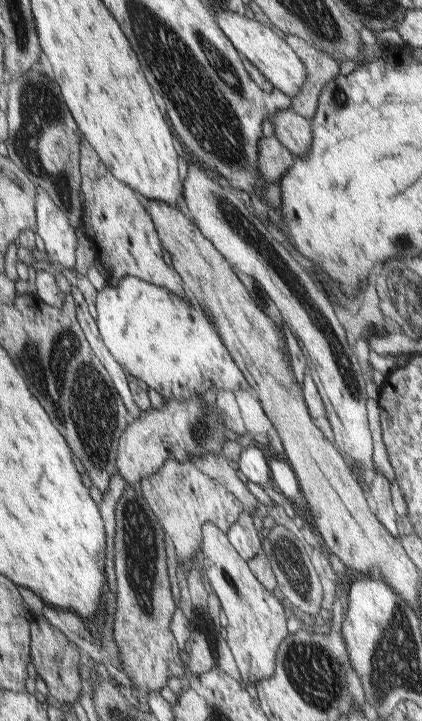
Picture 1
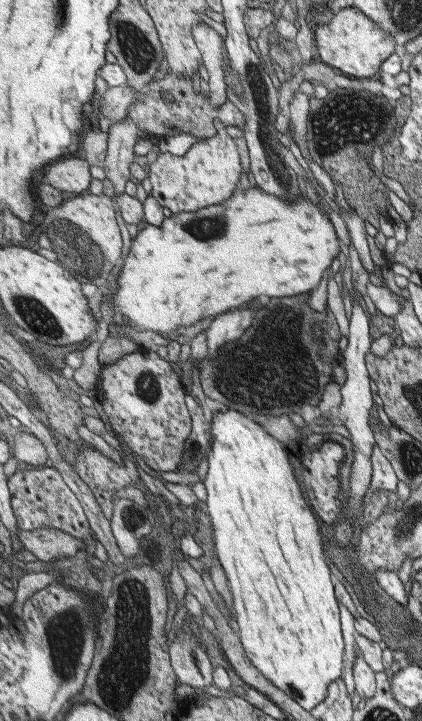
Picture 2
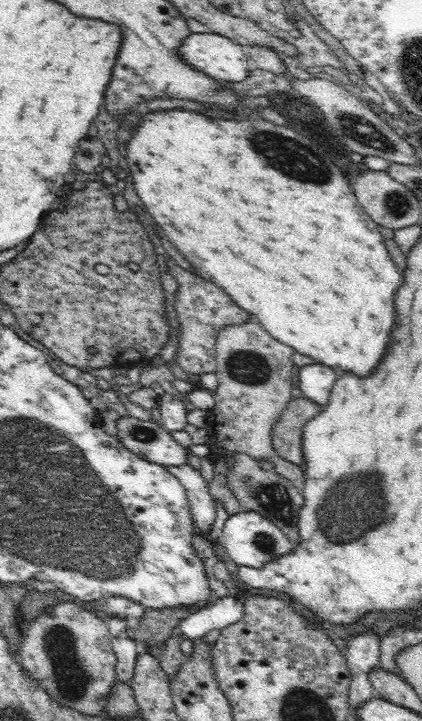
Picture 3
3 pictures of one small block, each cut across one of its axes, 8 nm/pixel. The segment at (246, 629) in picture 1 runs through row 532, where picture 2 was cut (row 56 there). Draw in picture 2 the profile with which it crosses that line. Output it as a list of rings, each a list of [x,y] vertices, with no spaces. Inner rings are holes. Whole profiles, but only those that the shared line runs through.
[[[202,23],[194,29],[197,44],[203,53],[205,64],[210,72],[210,92],[208,99],[214,106],[222,106],[229,99],[229,80],[225,69],[227,47],[226,39],[220,36],[220,32],[206,23]]]

